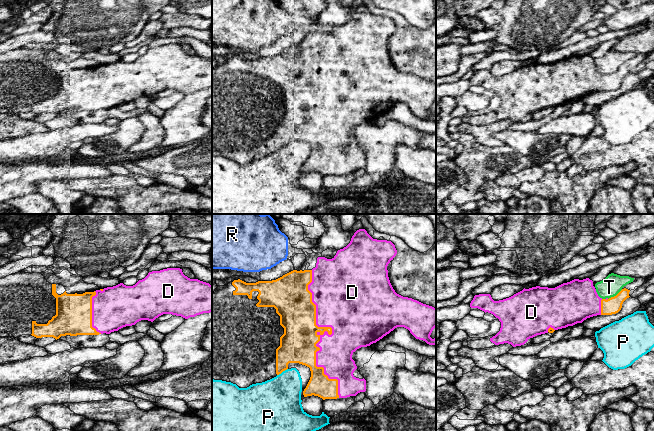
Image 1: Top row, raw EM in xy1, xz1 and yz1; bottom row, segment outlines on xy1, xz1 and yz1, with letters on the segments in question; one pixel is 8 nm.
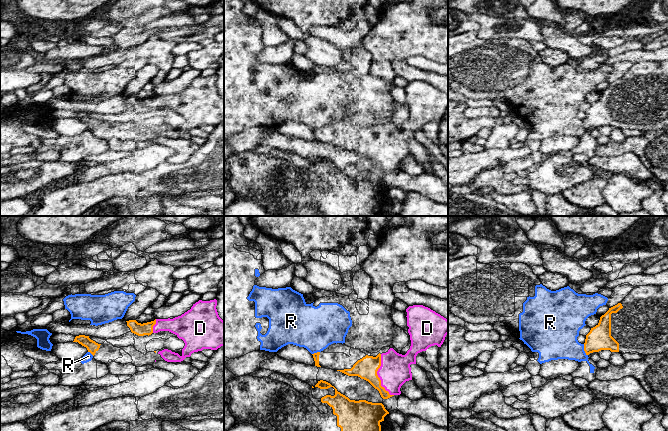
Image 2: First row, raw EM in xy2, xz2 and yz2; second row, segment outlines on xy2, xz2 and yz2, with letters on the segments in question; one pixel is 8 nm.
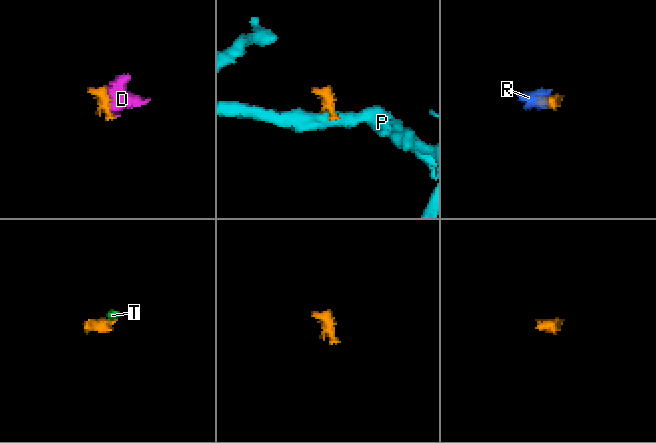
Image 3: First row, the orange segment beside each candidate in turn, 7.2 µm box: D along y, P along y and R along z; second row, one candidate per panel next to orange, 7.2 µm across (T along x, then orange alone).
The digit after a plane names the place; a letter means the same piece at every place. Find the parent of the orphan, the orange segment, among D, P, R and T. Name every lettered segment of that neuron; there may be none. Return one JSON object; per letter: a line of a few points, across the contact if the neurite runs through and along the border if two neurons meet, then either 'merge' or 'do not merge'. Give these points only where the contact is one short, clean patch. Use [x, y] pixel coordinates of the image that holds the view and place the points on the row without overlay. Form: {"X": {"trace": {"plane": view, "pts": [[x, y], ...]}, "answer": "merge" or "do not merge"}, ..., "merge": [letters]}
{"D": {"answer": "merge"}, "P": {"answer": "do not merge"}, "R": {"answer": "do not merge"}, "T": {"trace": {"plane": "yz1", "pts": [[622, 65], [608, 75]]}, "answer": "do not merge"}, "merge": ["D"]}

